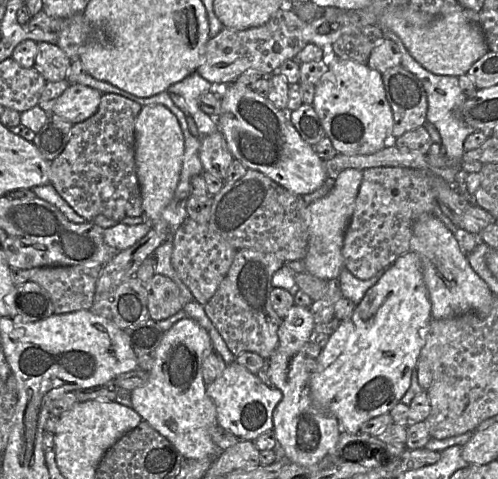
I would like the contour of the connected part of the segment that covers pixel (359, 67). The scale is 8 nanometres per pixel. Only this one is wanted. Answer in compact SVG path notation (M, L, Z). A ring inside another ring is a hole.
M336 59L316 84L312 105L337 153L369 155L385 147L385 139L393 127L393 114L382 74L367 64Z

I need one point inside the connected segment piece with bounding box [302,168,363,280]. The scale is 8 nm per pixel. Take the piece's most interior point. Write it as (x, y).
(329, 216)

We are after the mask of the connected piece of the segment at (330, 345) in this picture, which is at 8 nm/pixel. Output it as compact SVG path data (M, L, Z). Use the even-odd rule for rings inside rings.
M408 251L387 267L375 285L368 289L356 305L350 319L341 321L317 358L316 371L310 376L314 404L333 415L342 430L357 434L361 425L371 418L389 413L408 390L412 370L416 367L426 333L432 319L431 302L424 282L419 256Z

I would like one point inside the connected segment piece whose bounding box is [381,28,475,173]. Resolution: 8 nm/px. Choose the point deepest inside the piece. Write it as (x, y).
(444, 96)

